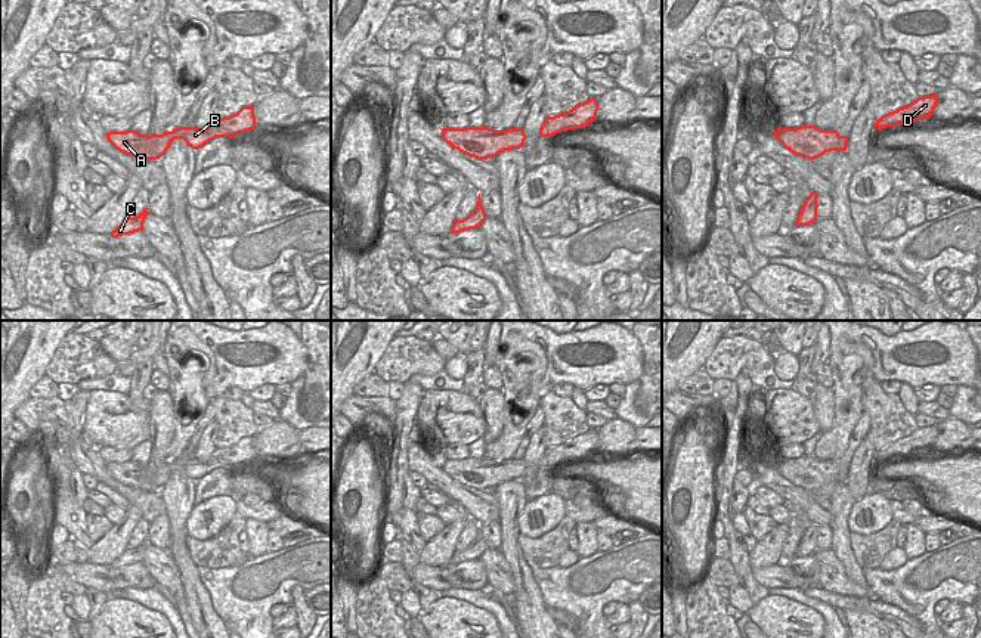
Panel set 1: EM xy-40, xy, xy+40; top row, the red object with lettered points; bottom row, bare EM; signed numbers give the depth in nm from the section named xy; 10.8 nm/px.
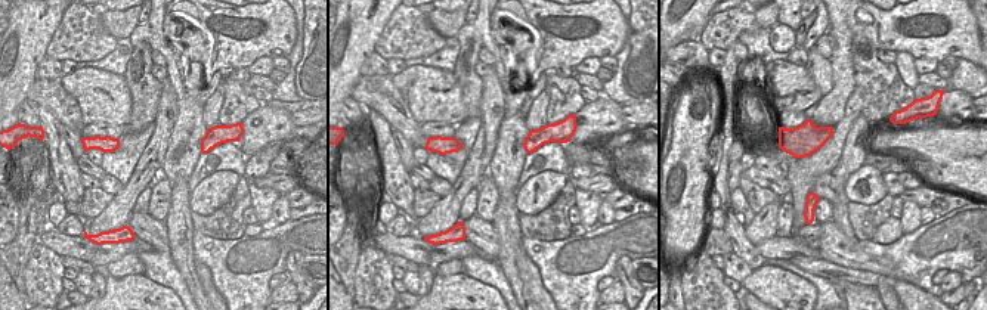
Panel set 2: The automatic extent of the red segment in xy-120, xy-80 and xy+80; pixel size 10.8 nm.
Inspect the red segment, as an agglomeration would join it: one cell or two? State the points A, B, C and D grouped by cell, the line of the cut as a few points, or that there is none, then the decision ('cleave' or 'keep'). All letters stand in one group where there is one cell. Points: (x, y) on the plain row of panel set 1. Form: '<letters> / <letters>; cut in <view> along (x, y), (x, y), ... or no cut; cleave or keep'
A B D / C; cut in xy+40 along (801, 457), (813, 457), (820, 461); cleave

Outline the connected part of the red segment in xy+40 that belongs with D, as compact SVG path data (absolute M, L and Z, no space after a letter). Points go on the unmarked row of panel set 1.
M937 424L917 428L910 436L882 446L876 453L876 461L895 456L912 456L915 452L929 449L938 434Z

